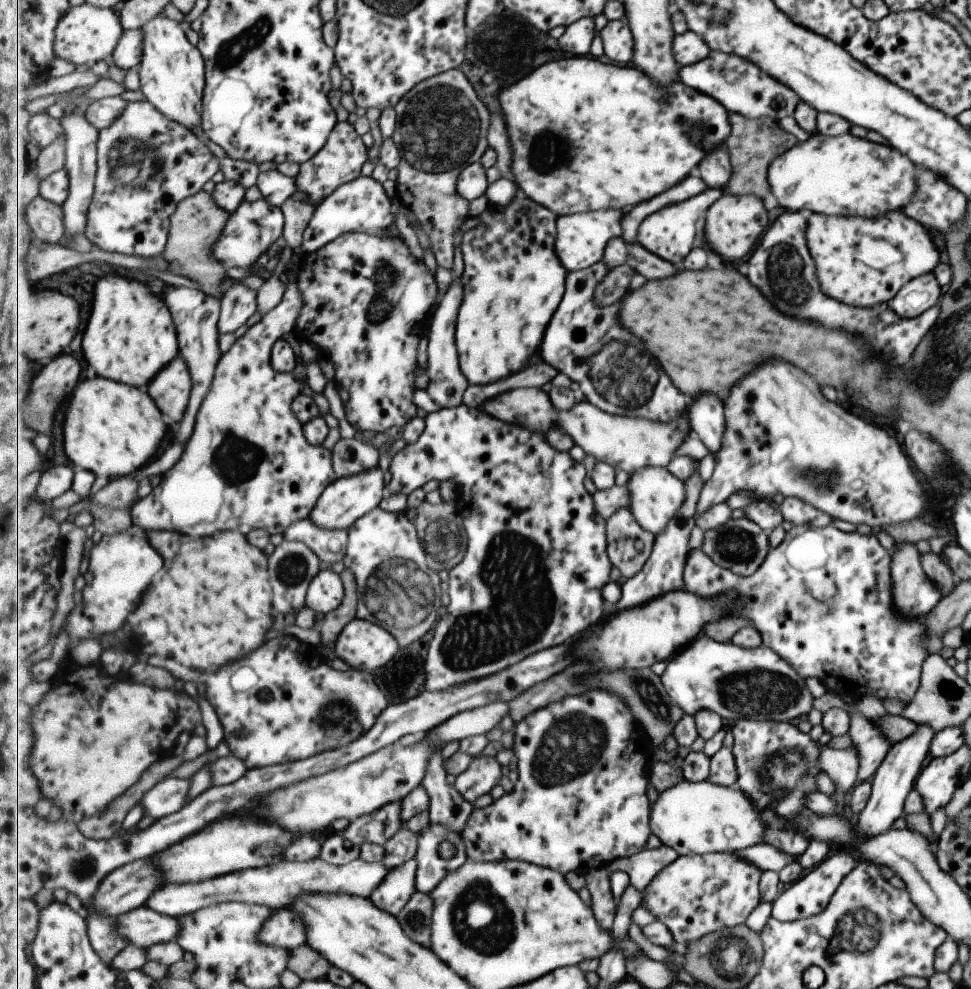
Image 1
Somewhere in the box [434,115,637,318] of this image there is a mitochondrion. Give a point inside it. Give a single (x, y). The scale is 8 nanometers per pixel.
(552, 149)

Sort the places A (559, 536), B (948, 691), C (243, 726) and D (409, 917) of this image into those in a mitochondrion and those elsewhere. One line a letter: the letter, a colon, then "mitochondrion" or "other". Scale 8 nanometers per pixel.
A: other
B: mitochondrion
C: other
D: mitochondrion

